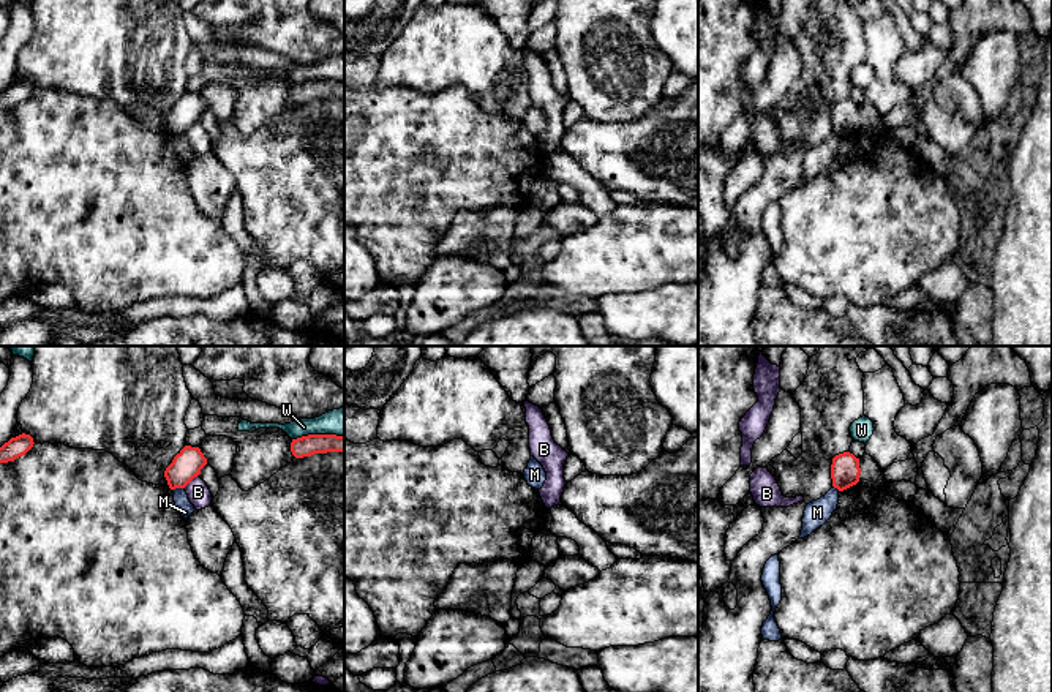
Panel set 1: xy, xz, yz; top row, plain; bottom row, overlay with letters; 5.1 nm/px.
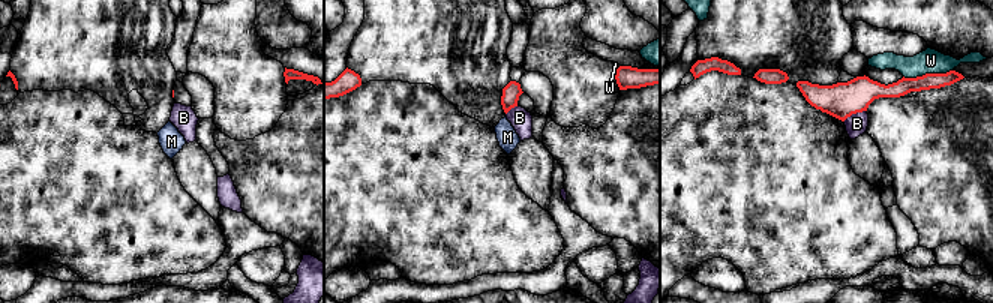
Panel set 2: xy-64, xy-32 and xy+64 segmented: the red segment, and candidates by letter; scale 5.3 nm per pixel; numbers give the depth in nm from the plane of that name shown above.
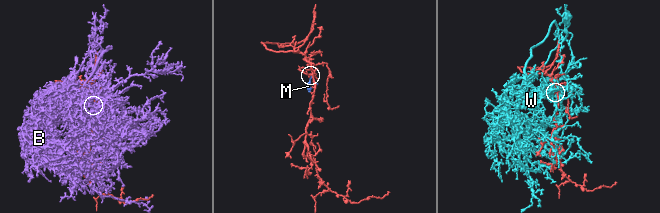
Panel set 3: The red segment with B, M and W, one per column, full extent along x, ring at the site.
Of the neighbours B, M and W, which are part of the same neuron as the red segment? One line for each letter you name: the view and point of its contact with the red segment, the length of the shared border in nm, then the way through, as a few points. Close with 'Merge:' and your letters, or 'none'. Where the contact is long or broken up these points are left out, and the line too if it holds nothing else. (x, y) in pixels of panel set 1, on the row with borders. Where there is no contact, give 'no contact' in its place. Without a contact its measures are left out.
Merge: none

